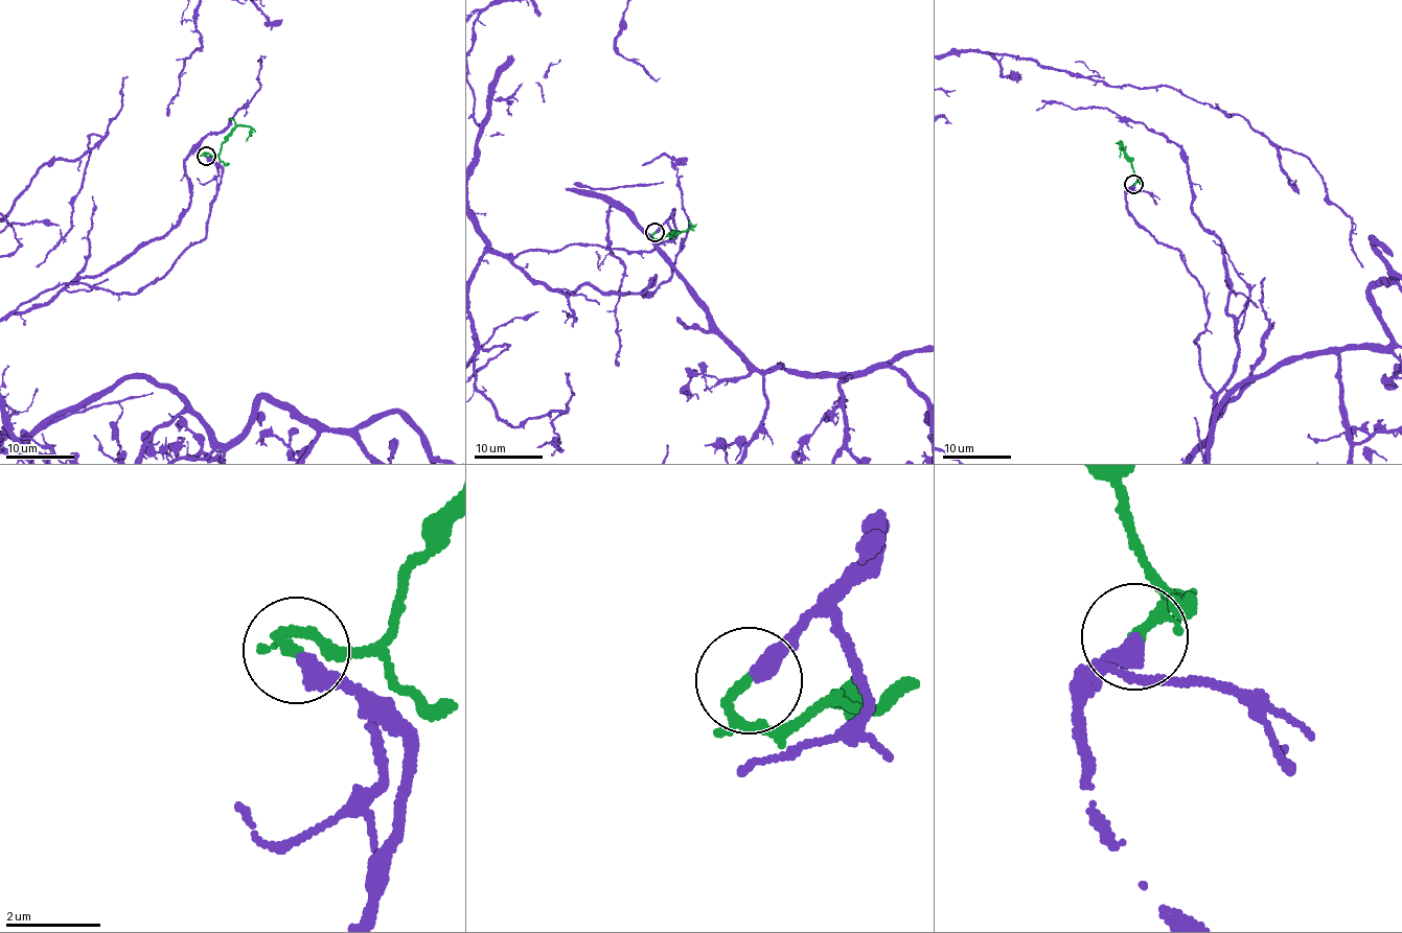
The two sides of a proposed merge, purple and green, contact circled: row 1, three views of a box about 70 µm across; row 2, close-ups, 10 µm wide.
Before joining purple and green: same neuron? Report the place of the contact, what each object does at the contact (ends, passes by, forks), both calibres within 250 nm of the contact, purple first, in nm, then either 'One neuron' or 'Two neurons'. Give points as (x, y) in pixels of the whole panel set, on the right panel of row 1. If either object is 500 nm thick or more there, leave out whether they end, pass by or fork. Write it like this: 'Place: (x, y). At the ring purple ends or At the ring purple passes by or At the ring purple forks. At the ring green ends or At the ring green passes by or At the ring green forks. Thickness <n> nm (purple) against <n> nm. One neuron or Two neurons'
Place: (1133, 184). At the ring purple ends. At the ring green passes by. Thickness 400 nm (purple) against 160 nm. One neuron

